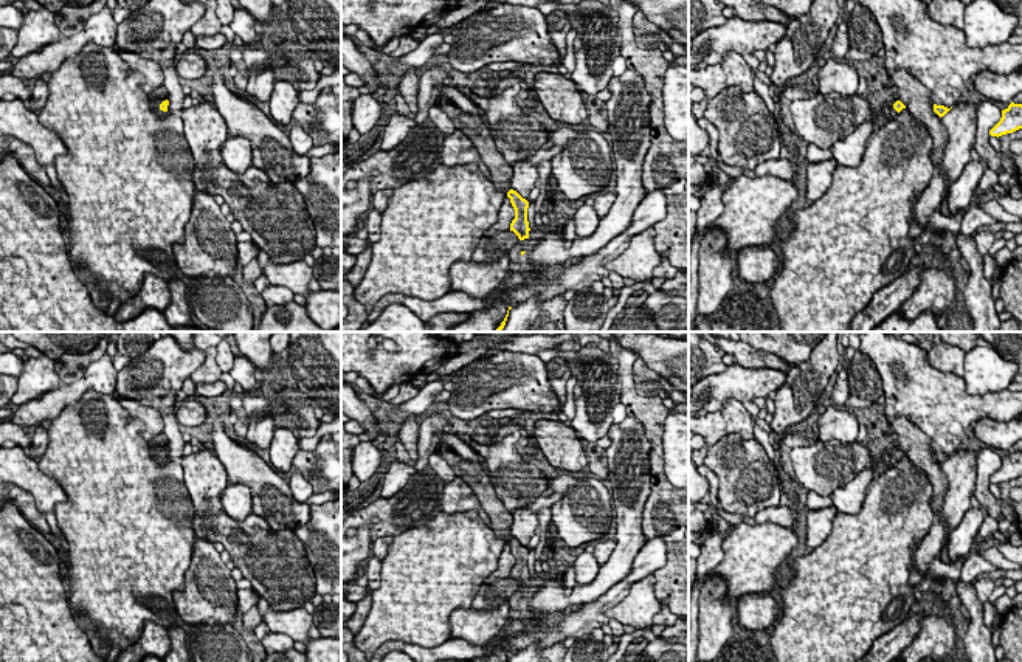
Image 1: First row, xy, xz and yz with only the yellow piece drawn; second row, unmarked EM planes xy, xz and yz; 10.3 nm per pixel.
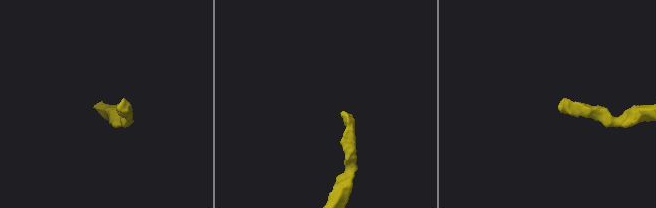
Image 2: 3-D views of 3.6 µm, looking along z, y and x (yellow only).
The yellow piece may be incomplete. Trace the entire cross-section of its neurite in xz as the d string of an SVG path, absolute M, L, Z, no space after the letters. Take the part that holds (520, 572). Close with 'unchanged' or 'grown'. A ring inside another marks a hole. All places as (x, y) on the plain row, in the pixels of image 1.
M451 462L451 468L456 476L462 478L478 496L481 507L492 521L490 529L493 530L495 536L498 540L504 540L510 546L515 557L515 566L510 571L510 578L513 578L520 588L529 586L529 549L512 536L513 515L496 496L485 467L479 462Z | grown

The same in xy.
M164 433L158 434L154 440L149 442L150 453L155 462L158 464L167 462L167 453L169 453L167 443L169 440L164 436Z | grown

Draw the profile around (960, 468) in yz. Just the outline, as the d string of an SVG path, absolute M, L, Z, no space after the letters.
M968 447L954 453L941 464L941 471L948 478L948 491L941 510L938 513L934 512L934 521L927 535L913 550L913 569L909 584L915 589L920 589L926 580L929 564L938 558L946 533L957 529L965 513L971 509L977 479L977 451Z

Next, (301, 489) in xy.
M299 471L292 474L288 485L298 502L307 502L313 493L312 484Z

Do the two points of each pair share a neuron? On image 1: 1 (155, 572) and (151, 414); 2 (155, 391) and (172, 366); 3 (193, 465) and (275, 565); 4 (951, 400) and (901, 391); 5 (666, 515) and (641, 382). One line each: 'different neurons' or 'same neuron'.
1: different neurons
2: same neuron
3: same neuron
4: same neuron
5: different neurons

